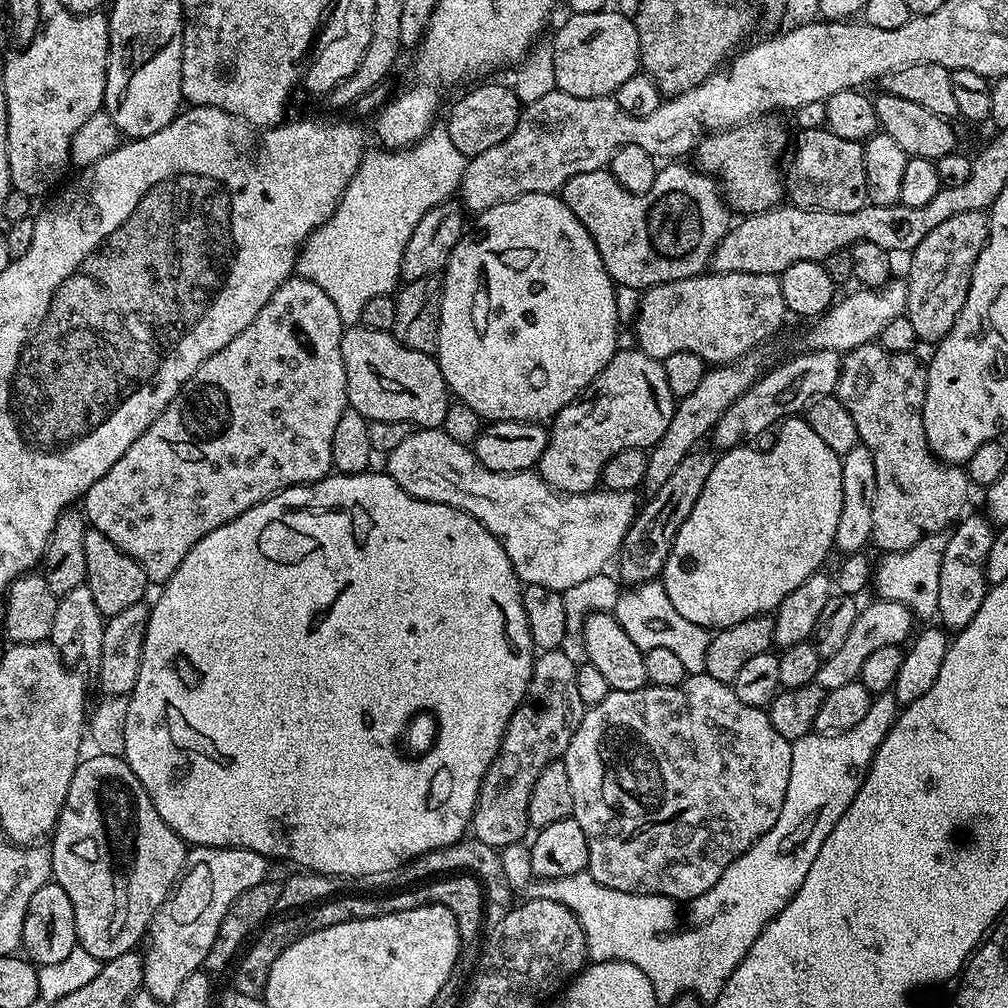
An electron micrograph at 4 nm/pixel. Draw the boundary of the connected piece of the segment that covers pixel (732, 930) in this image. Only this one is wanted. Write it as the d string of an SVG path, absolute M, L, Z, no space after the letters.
M891 691L881 692L873 699L870 710L866 710L862 722L850 726L850 730L831 734L813 730L807 736L798 738L792 745L790 782L786 782L786 802L782 802L782 814L778 814L778 822L774 822L774 826L770 826L770 830L766 830L766 834L762 834L762 838L758 838L750 850L734 858L734 862L722 870L722 878L718 878L718 882L714 882L706 894L687 901L686 907L681 901L672 900L668 896L639 896L633 892L602 886L586 870L557 880L541 880L532 874L528 848L523 843L511 844L500 852L506 882L513 893L520 895L521 892L521 897L549 900L566 906L582 926L588 960L621 960L638 966L638 970L650 978L650 986L654 986L654 994L661 1005L671 1005L672 1001L685 994L691 994L701 1002L714 1001L722 986L726 986L730 974L734 974L742 958L746 958L750 946L754 946L758 934L764 932L765 926L791 902L794 894L798 894L802 882L806 882L806 874L810 874L810 866L814 866L814 858L818 858L822 842L826 842L838 818L846 814L850 802L854 802L874 754L878 746L882 746L897 715L895 696Z

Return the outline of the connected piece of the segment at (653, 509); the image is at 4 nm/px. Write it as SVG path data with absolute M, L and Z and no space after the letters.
M693 450L687 452L678 462L674 474L666 478L659 490L649 495L648 505L637 511L632 529L626 533L620 544L618 561L620 560L620 576L625 585L635 586L645 584L647 580L657 579L663 573L664 563L672 549L674 538L686 522L690 510L694 510L694 502L698 502L698 494L702 494L702 486L706 486L706 478L710 478L710 470L714 470L717 457L708 452Z

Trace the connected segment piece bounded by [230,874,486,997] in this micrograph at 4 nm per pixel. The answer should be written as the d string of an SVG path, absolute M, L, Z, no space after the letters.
M445 874L439 878L433 878L427 882L417 883L415 886L405 887L400 892L392 892L389 896L344 896L345 894L337 894L313 907L297 911L293 914L280 916L280 919L269 921L249 943L247 948L241 953L239 960L233 967L234 974L230 980L231 987L238 990L240 994L249 995L251 997L263 995L266 986L266 979L270 974L270 968L277 960L278 955L286 950L300 936L306 934L314 934L318 930L326 930L330 926L342 926L342 922L354 922L355 920L365 920L366 918L378 918L386 914L398 914L402 910L414 910L423 904L437 904L438 906L446 906L446 910L450 910L450 914L454 914L454 922L458 926L458 938L464 936L464 944L482 944L482 933L485 931L484 913L486 911L486 897L484 895L484 886L471 874Z

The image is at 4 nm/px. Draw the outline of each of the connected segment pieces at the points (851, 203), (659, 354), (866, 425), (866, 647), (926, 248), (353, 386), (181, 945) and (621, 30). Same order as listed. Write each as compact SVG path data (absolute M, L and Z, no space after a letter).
M827 127L806 128L799 135L794 140L796 153L792 156L792 165L786 168L786 196L795 207L849 212L869 203L861 141L838 138L838 134L828 131Z
M712 272L711 274L701 274L699 276L691 276L690 278L682 278L674 282L666 282L659 284L653 288L647 289L643 293L644 296L640 300L640 309L636 312L636 340L641 352L645 352L650 358L663 362L666 358L670 358L670 354L678 354L679 352L689 352L690 354L698 354L698 358L702 358L705 365L719 366L721 364L731 364L734 360L740 360L744 356L749 355L763 340L768 340L780 327L784 324L784 319L789 319L790 313L786 302L782 298L782 286L780 285L779 276L771 276L770 274L726 274L725 272Z
M879 342L863 344L843 353L840 377L835 396L850 410L854 426L858 426L860 443L866 445L874 458L874 478L878 478L878 490L874 494L874 526L871 543L877 544L881 553L905 552L922 538L945 531L955 525L965 511L970 481L961 465L945 464L932 452L924 429L924 399L928 370L910 352L891 352Z
M876 598L873 601L873 604L868 604L865 608L863 605L857 611L854 626L850 629L846 642L842 642L841 648L836 653L823 657L815 679L815 683L821 688L838 690L838 686L846 686L851 680L859 680L862 662L866 662L866 658L874 654L874 650L879 650L882 646L903 645L913 635L914 617L906 606L893 600Z
M967 212L954 214L947 222L942 222L910 253L912 260L908 264L908 310L907 316L914 325L917 341L924 340L929 346L940 343L946 334L950 334L950 326L954 326L954 318L962 310L966 302L966 294L970 290L972 271L976 265L978 254L984 249L988 240L988 216L984 212Z
M348 326L342 334L342 362L346 366L349 405L358 414L362 414L365 420L406 422L417 429L440 428L443 425L450 405L450 393L435 355L410 350L405 344L400 343L392 332Z
M196 846L187 853L184 870L176 882L176 887L168 894L152 921L148 923L146 943L142 948L144 958L143 991L158 998L164 1005L171 1005L174 994L182 986L185 978L204 968L206 954L210 954L210 946L214 946L214 938L218 938L218 926L222 926L222 918L226 918L226 910L250 886L258 886L269 875L270 861L267 856L245 848L206 848Z
M613 10L599 12L578 12L569 15L569 20L551 37L554 50L554 78L556 87L566 94L574 94L574 98L598 98L612 96L626 82L626 78L637 75L641 71L640 51L638 50L638 30L635 19L631 15L623 16Z

